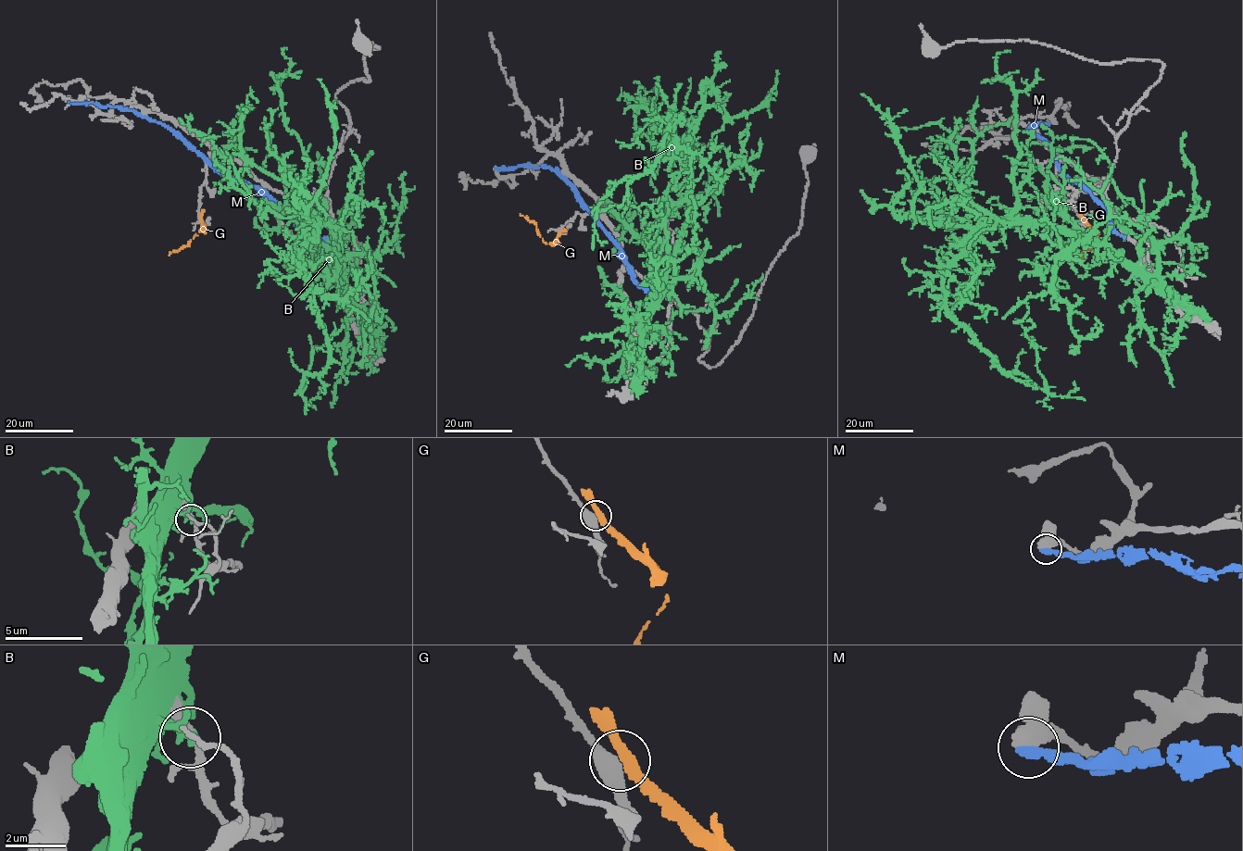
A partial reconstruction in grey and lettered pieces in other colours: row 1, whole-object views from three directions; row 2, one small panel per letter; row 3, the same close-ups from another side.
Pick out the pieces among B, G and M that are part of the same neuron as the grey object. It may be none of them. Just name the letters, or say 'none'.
none

